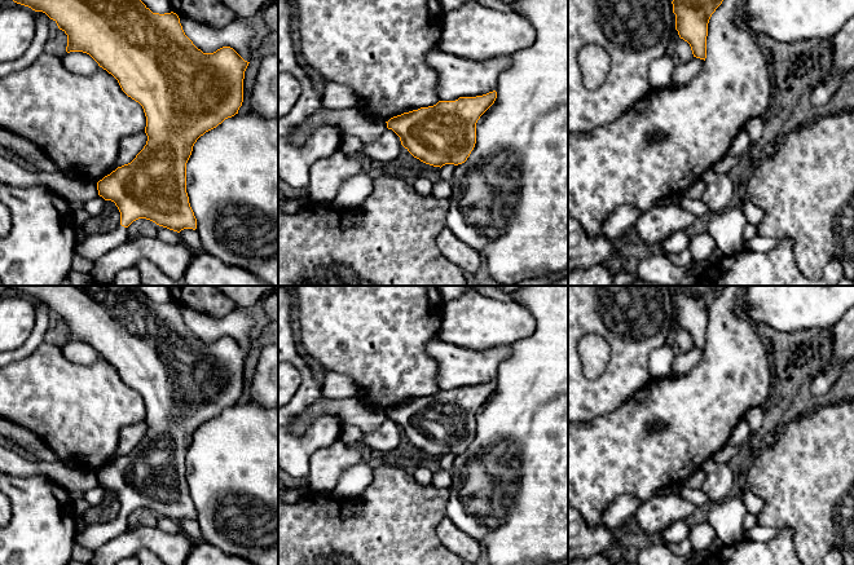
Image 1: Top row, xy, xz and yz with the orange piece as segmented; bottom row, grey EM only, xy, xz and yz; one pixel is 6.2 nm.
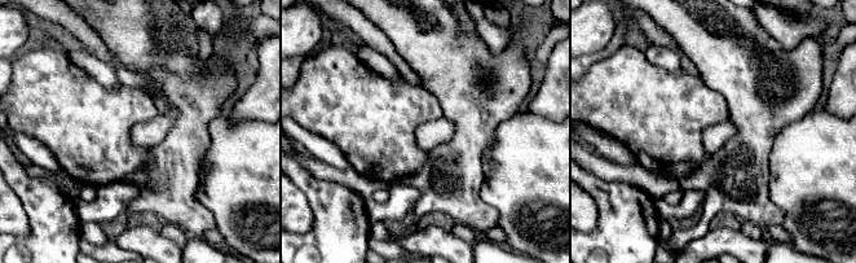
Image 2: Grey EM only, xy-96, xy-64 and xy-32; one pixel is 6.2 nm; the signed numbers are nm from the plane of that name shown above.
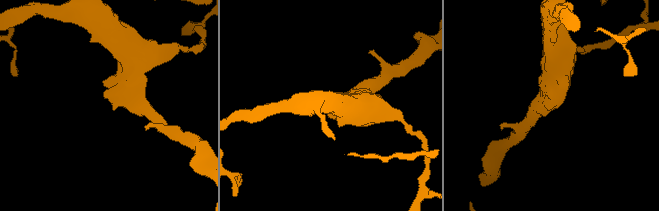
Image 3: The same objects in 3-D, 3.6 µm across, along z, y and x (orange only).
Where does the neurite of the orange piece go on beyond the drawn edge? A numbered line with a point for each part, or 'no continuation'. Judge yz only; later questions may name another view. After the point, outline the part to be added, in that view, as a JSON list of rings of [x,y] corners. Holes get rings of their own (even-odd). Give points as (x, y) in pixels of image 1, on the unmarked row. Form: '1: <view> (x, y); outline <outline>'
no continuation

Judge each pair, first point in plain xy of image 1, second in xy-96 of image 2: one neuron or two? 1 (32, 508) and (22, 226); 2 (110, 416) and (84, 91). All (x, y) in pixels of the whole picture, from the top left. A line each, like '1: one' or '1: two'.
1: two
2: one

